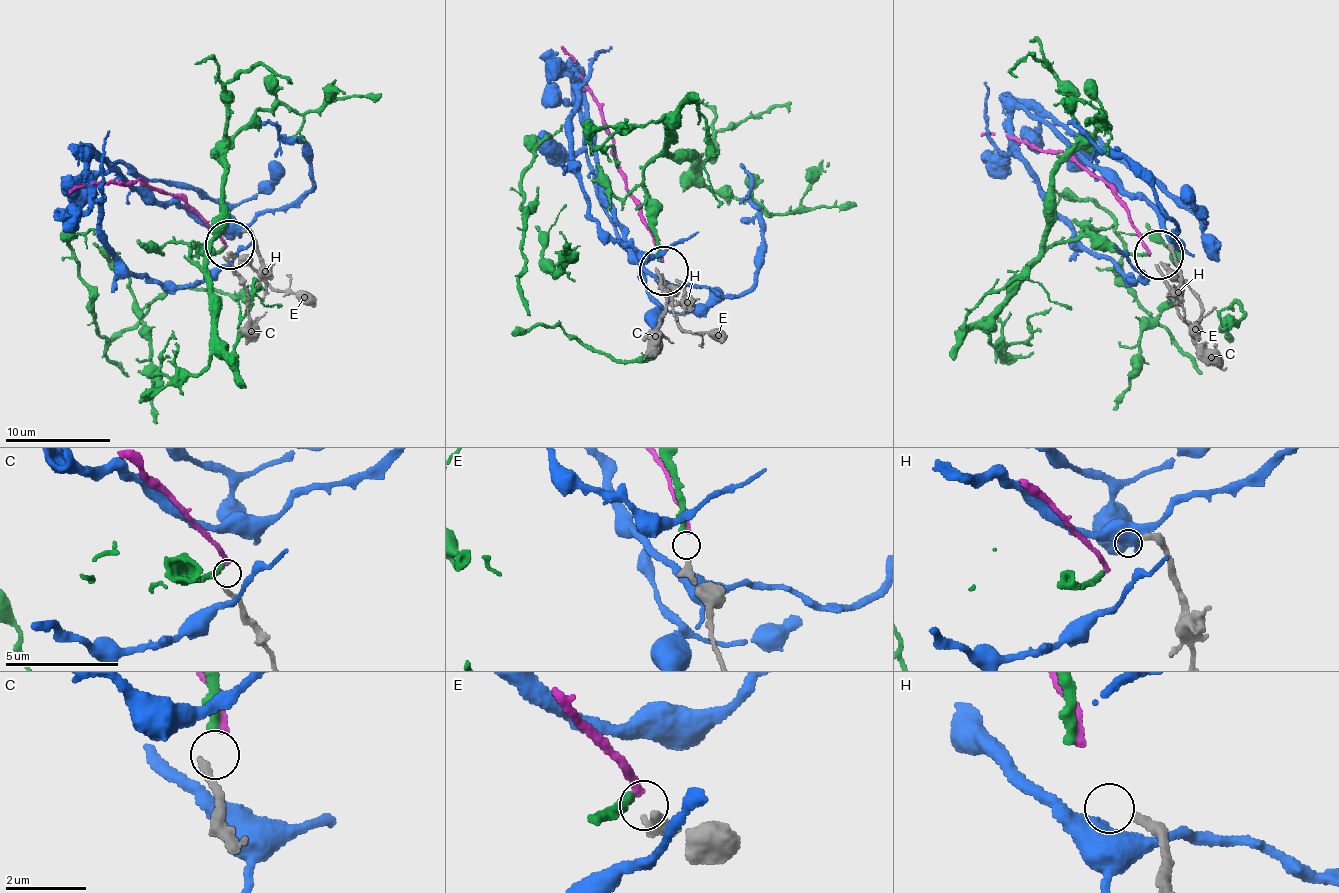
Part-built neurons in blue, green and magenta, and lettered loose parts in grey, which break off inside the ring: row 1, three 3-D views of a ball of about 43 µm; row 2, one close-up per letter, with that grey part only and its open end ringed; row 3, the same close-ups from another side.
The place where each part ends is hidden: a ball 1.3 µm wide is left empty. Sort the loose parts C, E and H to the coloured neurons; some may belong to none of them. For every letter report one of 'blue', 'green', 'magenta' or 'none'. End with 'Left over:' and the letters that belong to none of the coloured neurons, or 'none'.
C: magenta
E: green
H: none
Left over: H

